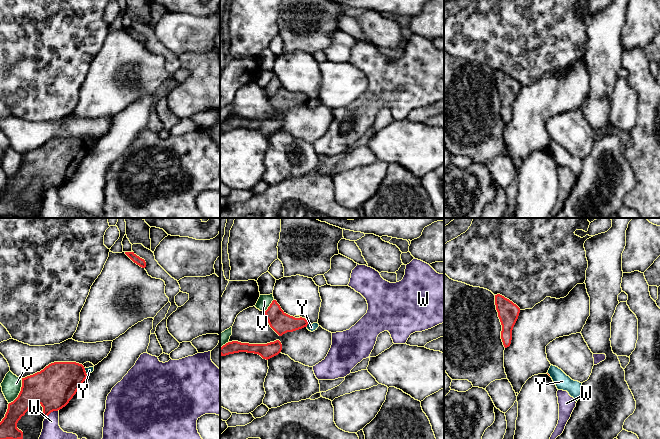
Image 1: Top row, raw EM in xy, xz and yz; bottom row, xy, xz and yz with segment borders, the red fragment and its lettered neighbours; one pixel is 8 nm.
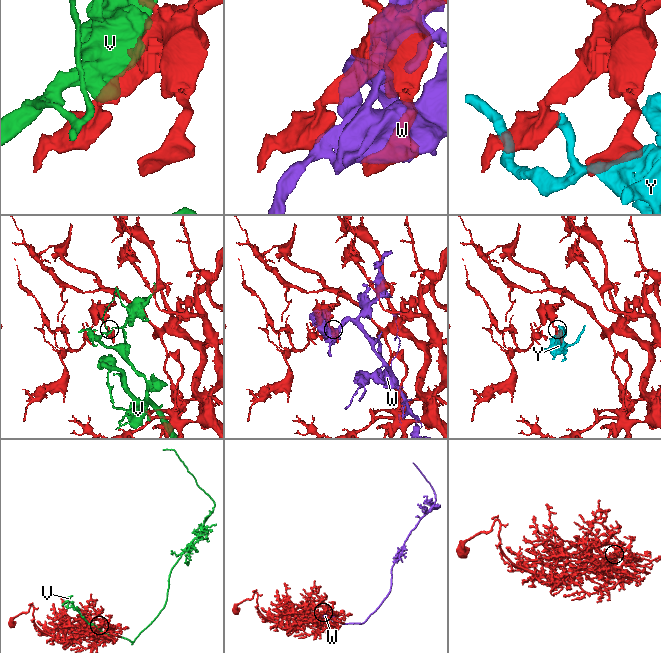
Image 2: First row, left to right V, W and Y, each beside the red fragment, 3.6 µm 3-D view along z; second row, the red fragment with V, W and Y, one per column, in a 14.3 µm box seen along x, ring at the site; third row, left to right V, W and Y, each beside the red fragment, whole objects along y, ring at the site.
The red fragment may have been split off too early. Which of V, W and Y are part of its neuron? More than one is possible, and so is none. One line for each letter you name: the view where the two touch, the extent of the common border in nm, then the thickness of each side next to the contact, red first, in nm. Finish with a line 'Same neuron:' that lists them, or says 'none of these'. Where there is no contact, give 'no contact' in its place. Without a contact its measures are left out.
Same neuron: none of these

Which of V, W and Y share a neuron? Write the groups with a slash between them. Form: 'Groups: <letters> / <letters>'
Groups: V / W / Y

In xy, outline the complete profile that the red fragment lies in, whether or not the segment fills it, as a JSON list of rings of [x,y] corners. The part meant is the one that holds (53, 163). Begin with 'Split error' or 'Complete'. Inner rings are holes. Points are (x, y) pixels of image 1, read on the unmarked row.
Complete. [[[54,138],[40,148],[22,154],[20,169],[13,178],[8,180],[5,193],[0,198],[0,216],[23,215],[23,208],[17,204],[17,199],[34,178],[38,178],[43,183],[43,192],[47,193],[51,188],[58,187],[69,179],[87,152],[82,140]]]

